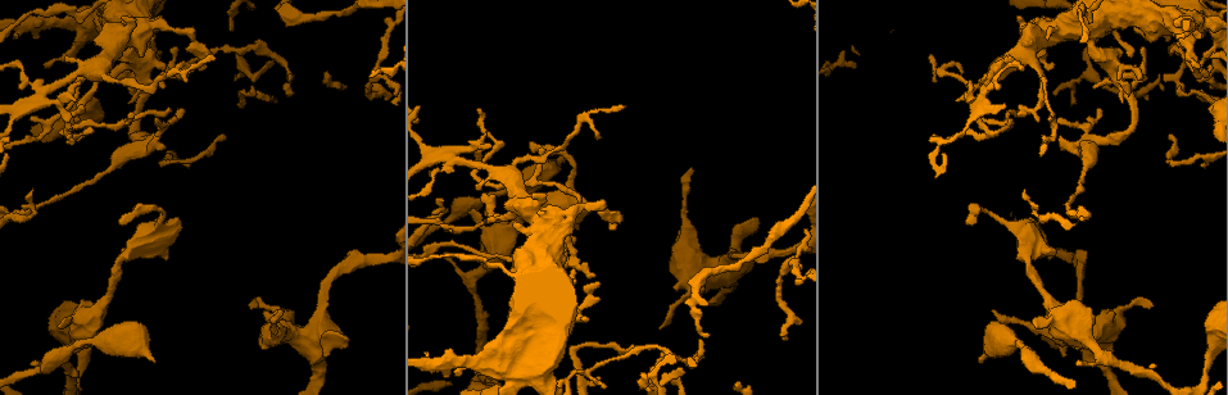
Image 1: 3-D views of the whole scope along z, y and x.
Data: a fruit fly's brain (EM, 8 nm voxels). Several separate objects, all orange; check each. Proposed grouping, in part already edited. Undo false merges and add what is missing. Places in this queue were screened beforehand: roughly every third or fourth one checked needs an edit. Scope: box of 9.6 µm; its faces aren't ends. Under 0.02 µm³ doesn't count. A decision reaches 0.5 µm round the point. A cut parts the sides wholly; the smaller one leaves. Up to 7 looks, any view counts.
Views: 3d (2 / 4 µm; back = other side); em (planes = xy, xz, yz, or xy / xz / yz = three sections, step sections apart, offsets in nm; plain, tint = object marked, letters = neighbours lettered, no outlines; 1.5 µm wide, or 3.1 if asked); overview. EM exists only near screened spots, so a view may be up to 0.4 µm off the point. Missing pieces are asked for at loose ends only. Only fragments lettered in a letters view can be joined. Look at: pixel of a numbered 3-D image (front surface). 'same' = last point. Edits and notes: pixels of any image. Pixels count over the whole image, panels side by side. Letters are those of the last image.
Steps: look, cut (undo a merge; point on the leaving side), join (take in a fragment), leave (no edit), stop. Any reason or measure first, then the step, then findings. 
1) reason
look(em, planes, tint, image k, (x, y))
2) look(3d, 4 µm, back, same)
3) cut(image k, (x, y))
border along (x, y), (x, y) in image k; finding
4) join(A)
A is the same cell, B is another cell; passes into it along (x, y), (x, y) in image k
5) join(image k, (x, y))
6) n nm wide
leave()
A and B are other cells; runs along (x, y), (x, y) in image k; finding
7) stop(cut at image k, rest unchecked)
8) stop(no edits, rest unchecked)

free end
look(3d, 2 µm, back, image 1, (1198, 67))

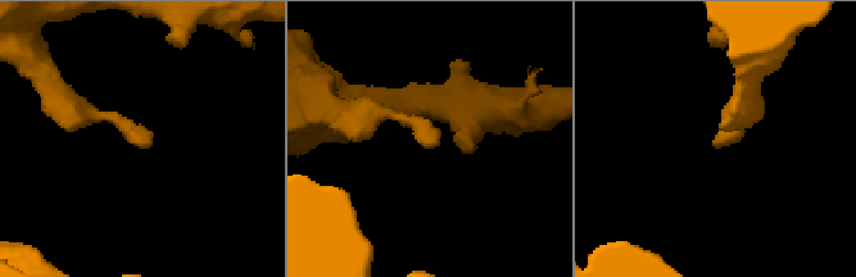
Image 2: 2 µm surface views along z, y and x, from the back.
look(em, planes, plain, image 2, (439, 139))

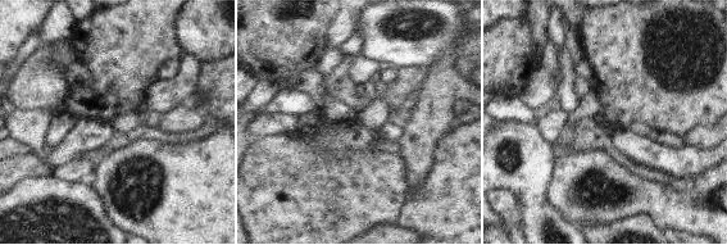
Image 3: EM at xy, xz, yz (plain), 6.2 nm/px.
look(em, planes, letters, same)

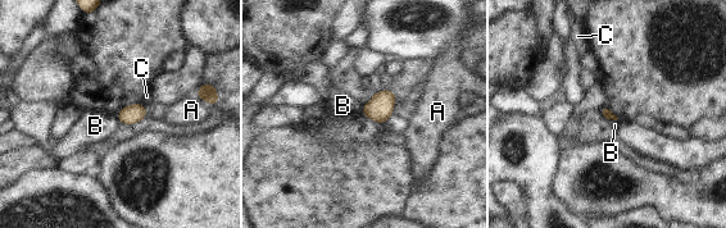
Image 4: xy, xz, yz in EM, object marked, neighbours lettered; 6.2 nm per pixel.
leave()
A, B and C are other cells; border along (606, 117), (617, 119) in image 4; no lettered fragment goes on from it

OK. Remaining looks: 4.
branch stops here
look(em, planes, letters, image 1, (928, 59))

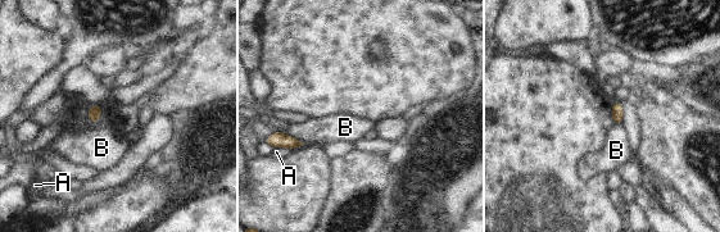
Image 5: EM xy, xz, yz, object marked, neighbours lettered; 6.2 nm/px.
80 nm wide
leave()
A and B are other cells; no lettered fragment goes on from it

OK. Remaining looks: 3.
thin end
look(3d, 4 µm, back, image 1, (970, 80))

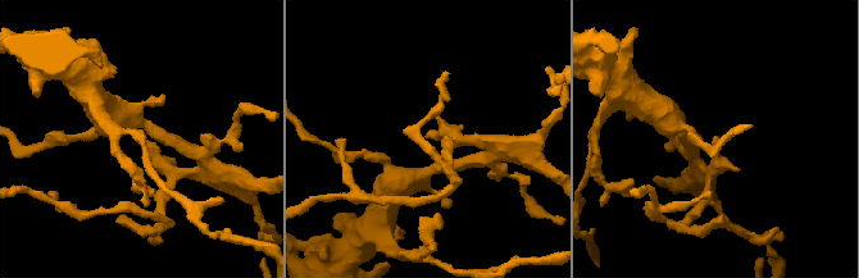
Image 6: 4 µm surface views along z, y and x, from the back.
shape alone is not enough
look(em, planes, letters, image 6, (426, 133))

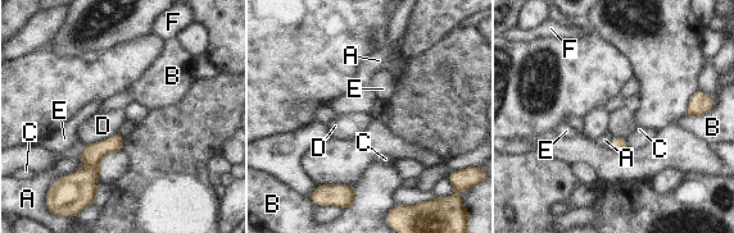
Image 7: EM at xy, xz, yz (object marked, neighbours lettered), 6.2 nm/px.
100 nm wide
leave()
A, B, C, D, E and F are other cells; border along (84, 161), (82, 169), (50, 186) in image 7; none of them fits

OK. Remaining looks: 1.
stop(no edits, rest unchecked)

